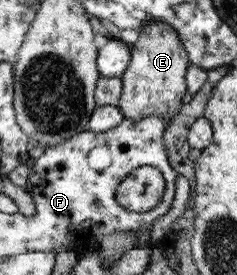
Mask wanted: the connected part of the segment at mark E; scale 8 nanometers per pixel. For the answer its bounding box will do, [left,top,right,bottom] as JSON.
[118,19,188,120]

